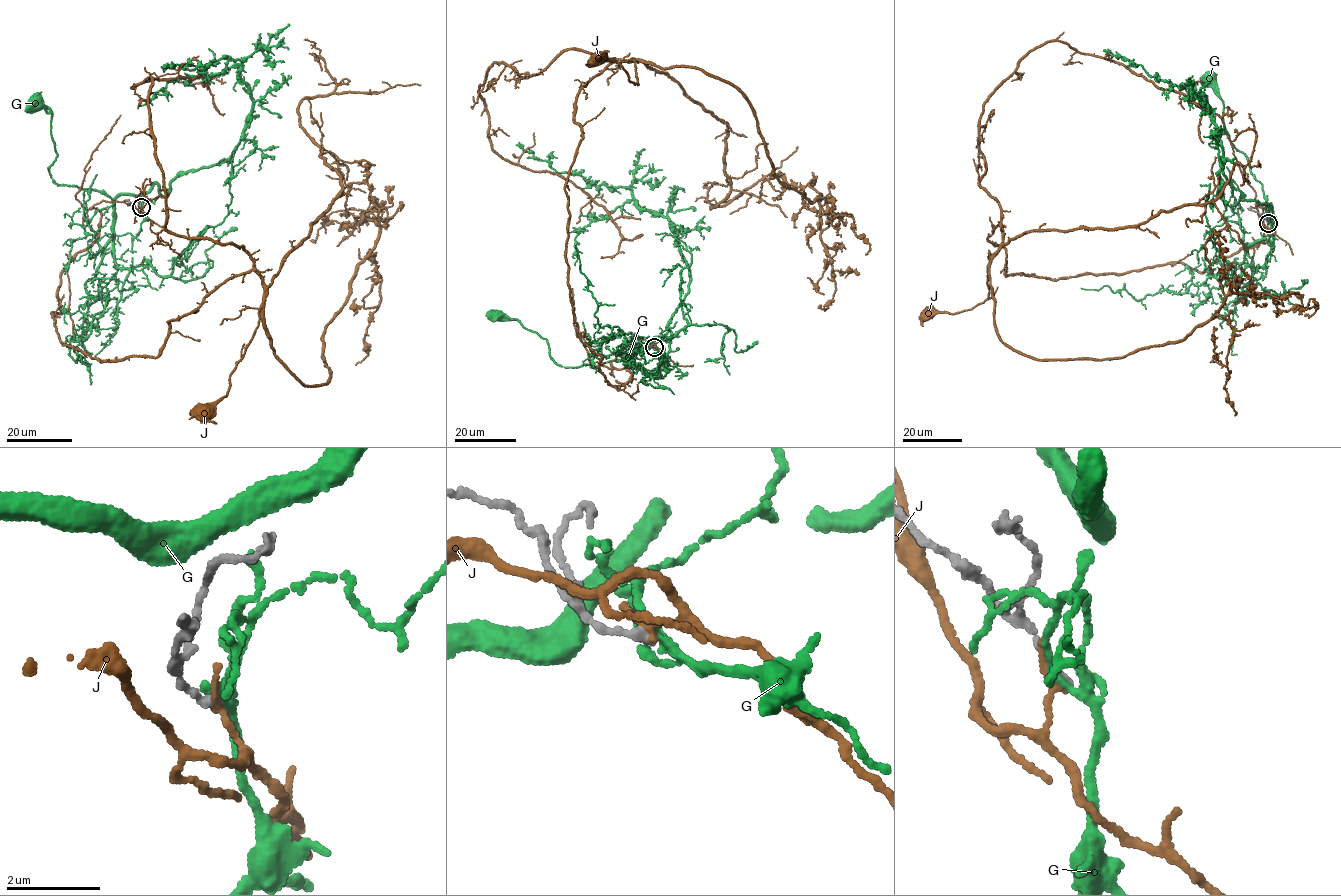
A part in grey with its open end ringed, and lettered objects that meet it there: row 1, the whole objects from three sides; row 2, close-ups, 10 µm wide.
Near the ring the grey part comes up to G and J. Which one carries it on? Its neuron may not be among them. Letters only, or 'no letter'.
G

